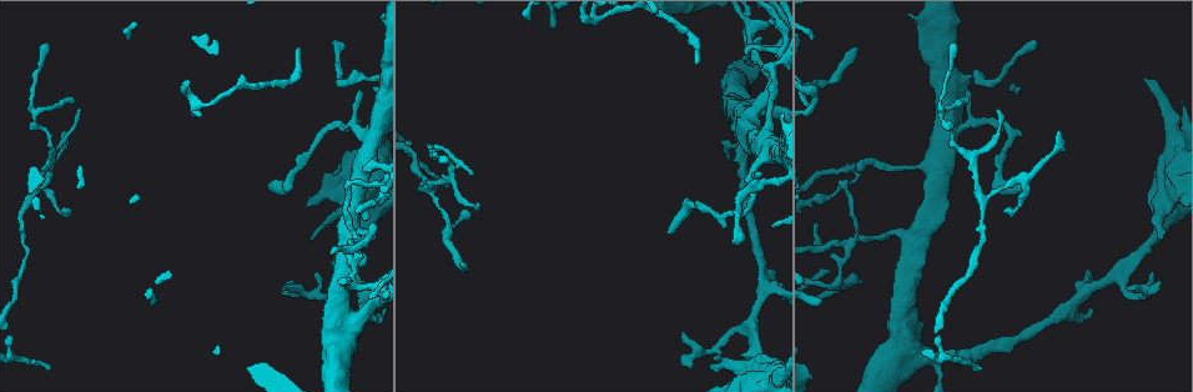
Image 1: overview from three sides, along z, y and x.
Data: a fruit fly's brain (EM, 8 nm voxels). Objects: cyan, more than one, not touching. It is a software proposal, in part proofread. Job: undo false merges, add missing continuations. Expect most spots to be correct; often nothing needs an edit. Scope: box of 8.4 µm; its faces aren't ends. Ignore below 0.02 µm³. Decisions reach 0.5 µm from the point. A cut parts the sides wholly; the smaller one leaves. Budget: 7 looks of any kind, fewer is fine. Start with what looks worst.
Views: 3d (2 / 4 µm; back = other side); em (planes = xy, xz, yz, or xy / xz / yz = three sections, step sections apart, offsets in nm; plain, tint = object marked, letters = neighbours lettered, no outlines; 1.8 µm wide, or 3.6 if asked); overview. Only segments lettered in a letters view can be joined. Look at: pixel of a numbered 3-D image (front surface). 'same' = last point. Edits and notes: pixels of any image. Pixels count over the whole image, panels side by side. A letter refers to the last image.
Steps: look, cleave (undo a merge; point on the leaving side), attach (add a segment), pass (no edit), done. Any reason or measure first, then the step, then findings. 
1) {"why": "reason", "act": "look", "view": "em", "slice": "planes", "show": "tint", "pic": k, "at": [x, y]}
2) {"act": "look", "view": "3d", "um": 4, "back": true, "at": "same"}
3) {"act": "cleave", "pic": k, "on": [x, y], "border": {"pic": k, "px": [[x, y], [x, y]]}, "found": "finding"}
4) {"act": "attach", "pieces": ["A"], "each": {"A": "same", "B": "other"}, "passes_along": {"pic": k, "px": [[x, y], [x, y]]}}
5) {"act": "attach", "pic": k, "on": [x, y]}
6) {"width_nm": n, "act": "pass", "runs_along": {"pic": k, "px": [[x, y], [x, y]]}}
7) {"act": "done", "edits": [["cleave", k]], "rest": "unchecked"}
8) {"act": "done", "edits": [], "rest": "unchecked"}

{"why": "branch point", "act": "look", "view": "3d", "um": 4, "pic": 1, "at": [757, 61]}

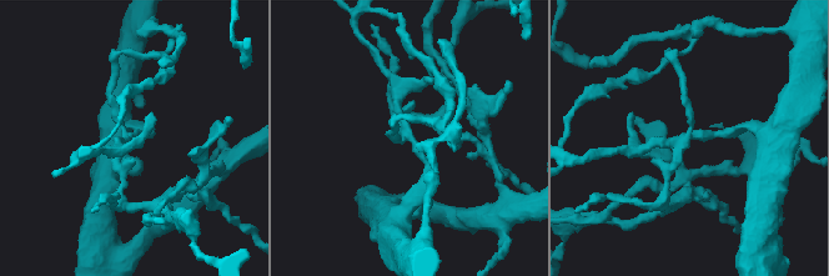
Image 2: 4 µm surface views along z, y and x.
{"act": "look", "view": "em", "slice": "planes", "show": "letters", "pic": 2, "at": [407, 139]}

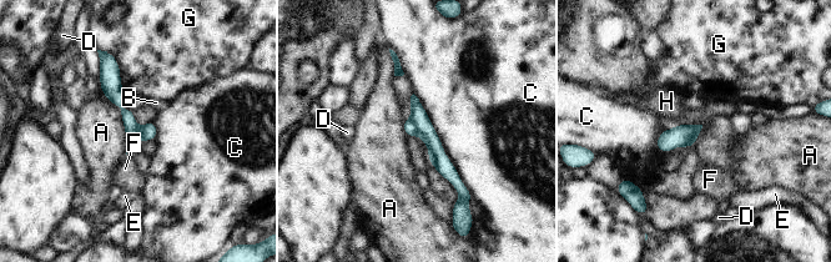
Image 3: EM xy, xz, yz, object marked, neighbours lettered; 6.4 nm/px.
{"width_nm": 110, "act": "cleave", "pic": 3, "on": [696, 129], "each": {"A": "other", "B": "other", "C": "other", "D": "other", "E": "other", "F": "other", "G": "other", "H": "other"}, "border": {"pic": 3, "px": [[690, 126], [691, 135], [680, 145]]}, "found": "two cells meet here"}

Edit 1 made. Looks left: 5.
{"why": "tapers out", "act": "look", "view": "3d", "um": 4, "back": true, "pic": 1, "at": [734, 237]}

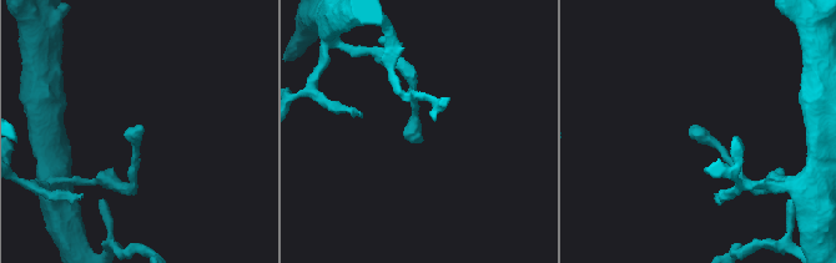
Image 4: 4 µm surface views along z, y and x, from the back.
{"why": "need the tissue", "act": "look", "view": "em", "um": 3.6, "slice": "planes", "show": "plain", "pic": 4, "at": [139, 128]}

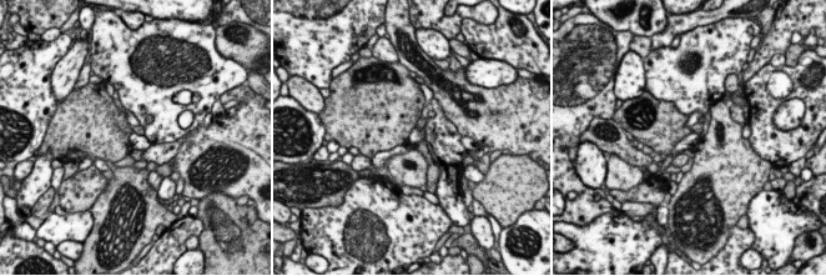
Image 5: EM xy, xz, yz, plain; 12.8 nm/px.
{"why": "what lies round it", "act": "look", "view": "em", "um": 3.6, "slice": "planes", "show": "letters", "at": "same"}

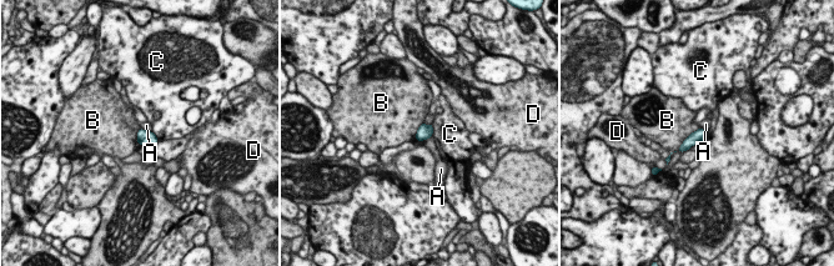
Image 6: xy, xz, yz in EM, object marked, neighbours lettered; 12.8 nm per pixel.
{"width_nm": 190, "act": "pass", "each": {"A": "other", "B": "other", "C": "other", "D": "other"}, "found": "none of them fits"}

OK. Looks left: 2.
{"why": "branch point", "act": "look", "view": "em", "slice": "xz", "step": 16, "show": "tint", "pic": 1, "at": [365, 291]}

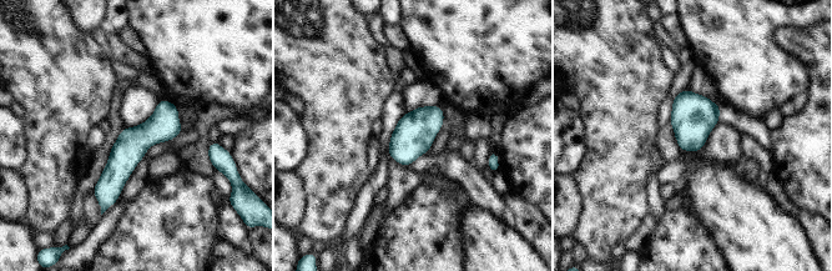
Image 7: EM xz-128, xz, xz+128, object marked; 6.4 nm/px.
{"act": "look", "view": "em", "slice": "yz", "step": 4, "show": "letters", "at": "same"}

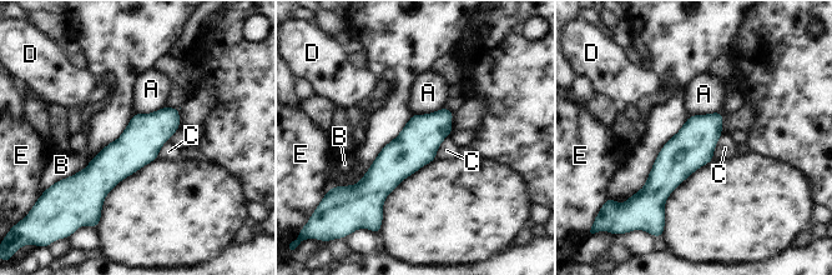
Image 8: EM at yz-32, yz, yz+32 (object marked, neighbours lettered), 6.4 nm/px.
{"longest_contact_nm": ["A", 220], "act": "pass", "each": {"A": "other", "B": "other", "C": "other", "D": "other", "E": "other"}, "runs_along": {"pic": 8, "px": [[176, 111], [81, 190]]}, "found": "all the same cell"}

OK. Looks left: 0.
{"act": "done", "edits": [["cleave", 3]], "rest": "unchecked"}

